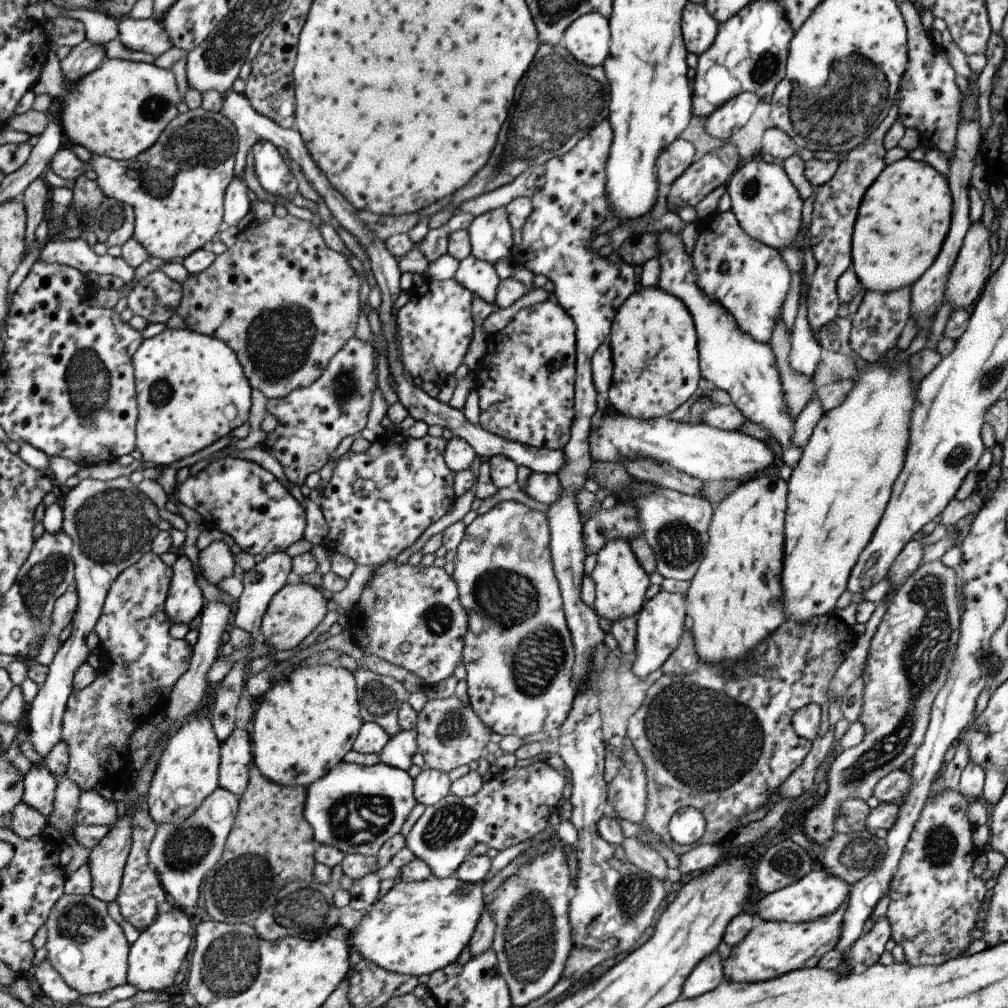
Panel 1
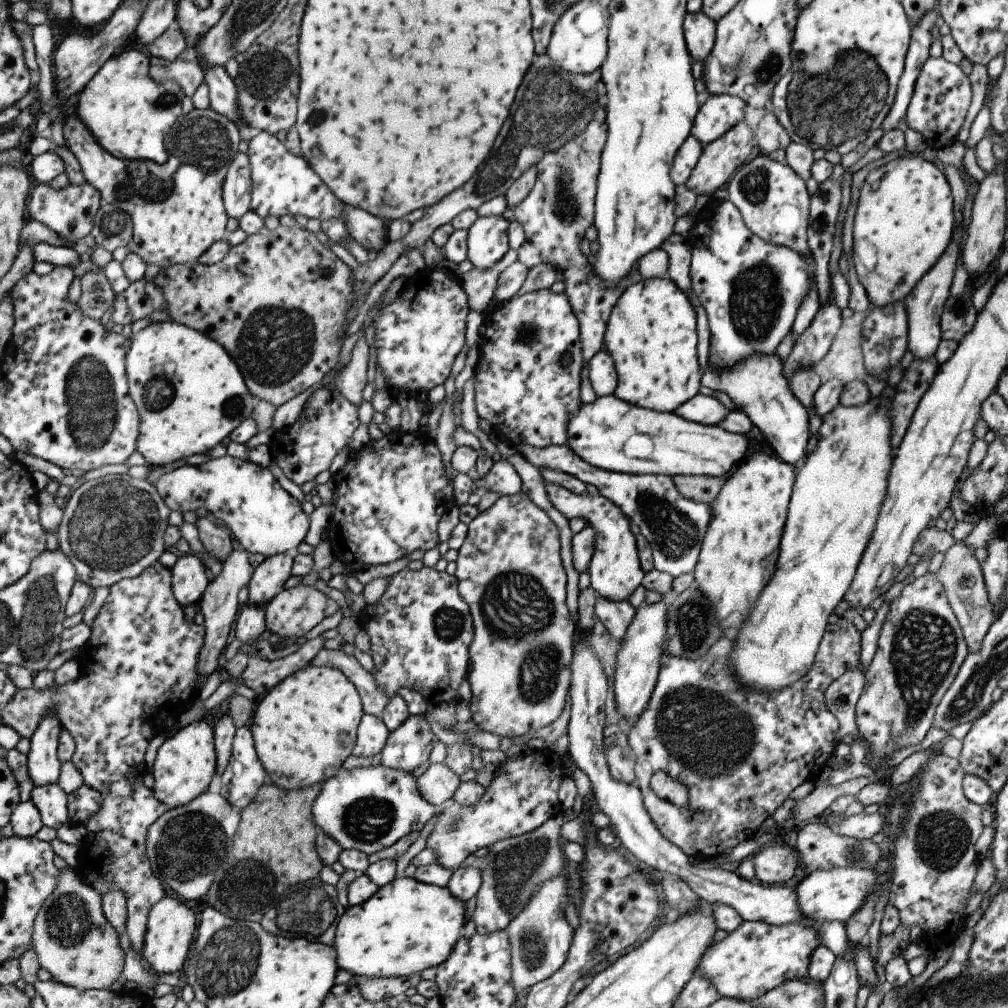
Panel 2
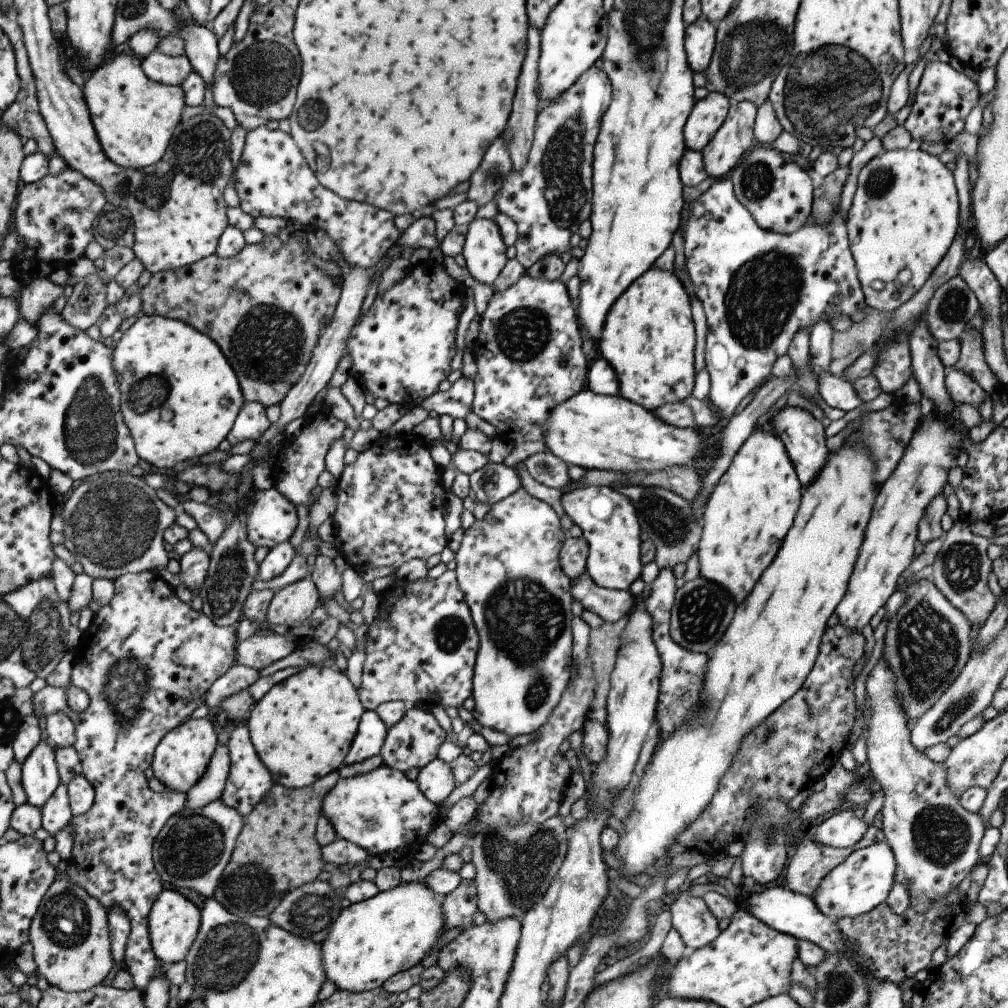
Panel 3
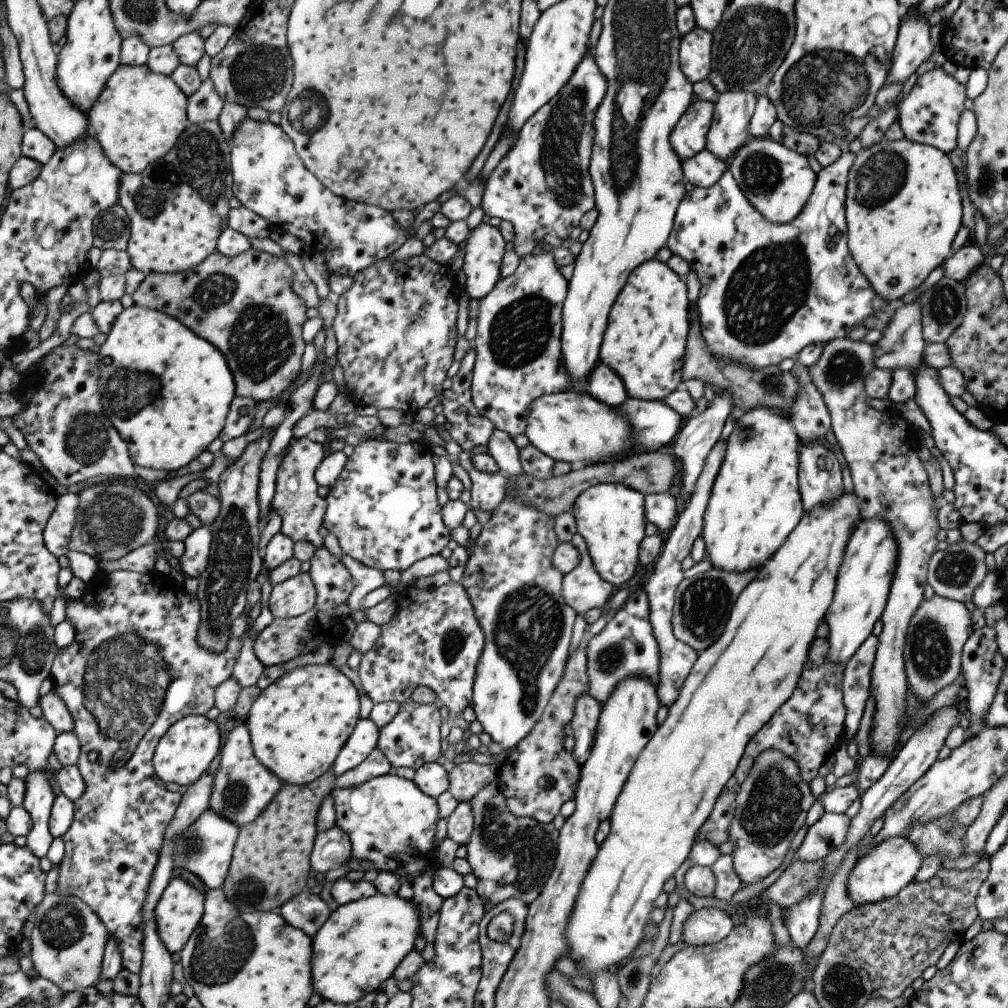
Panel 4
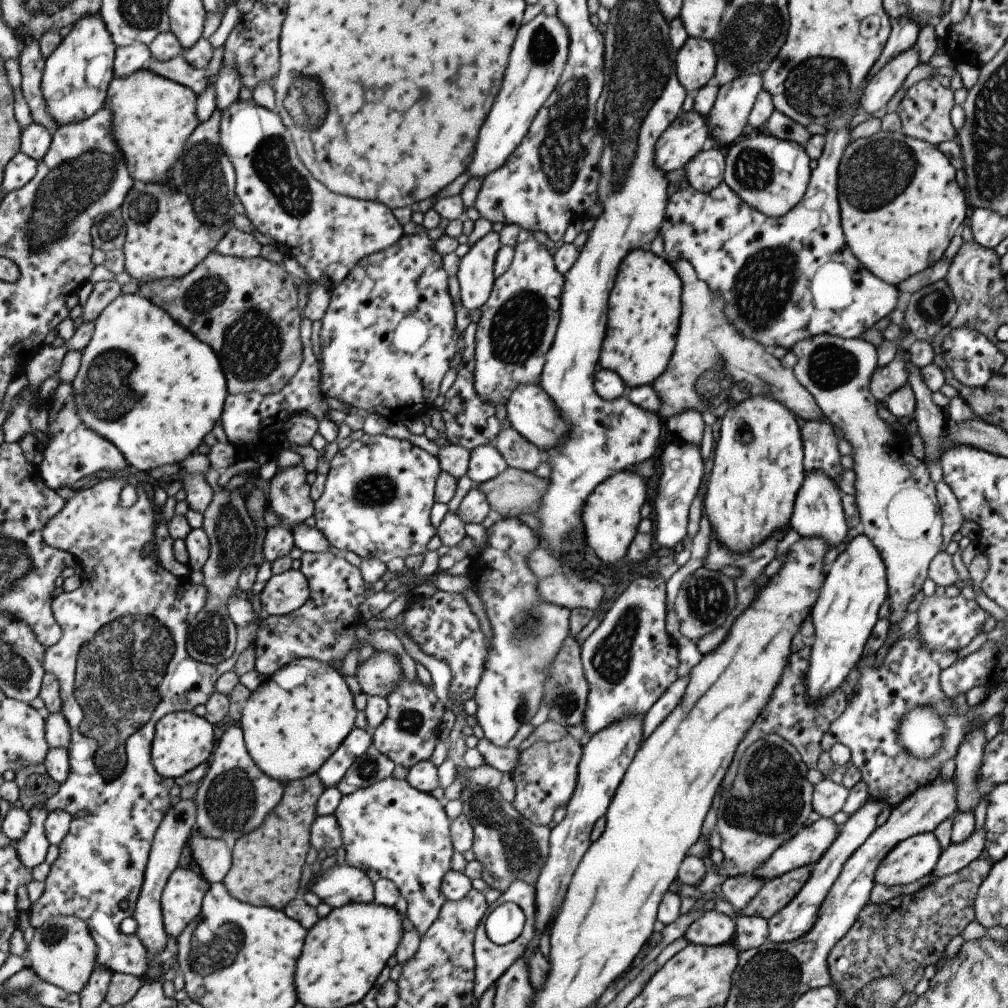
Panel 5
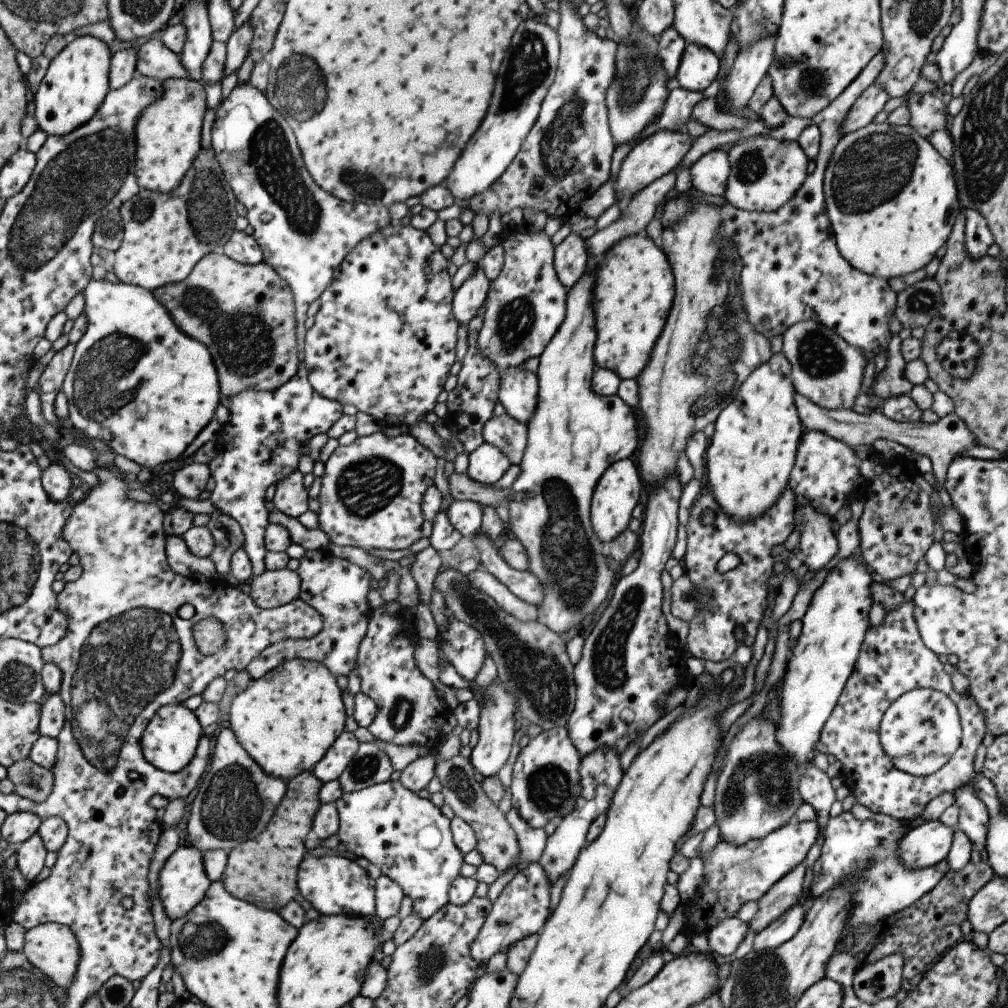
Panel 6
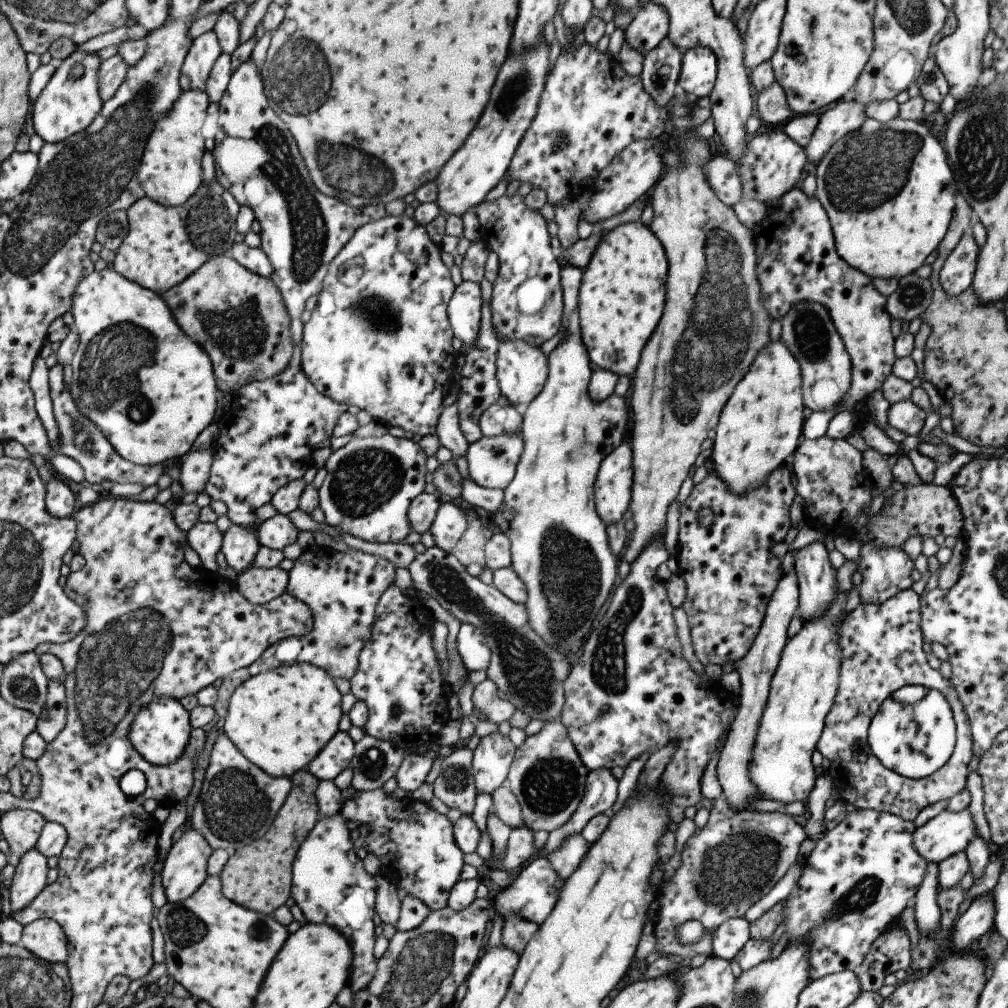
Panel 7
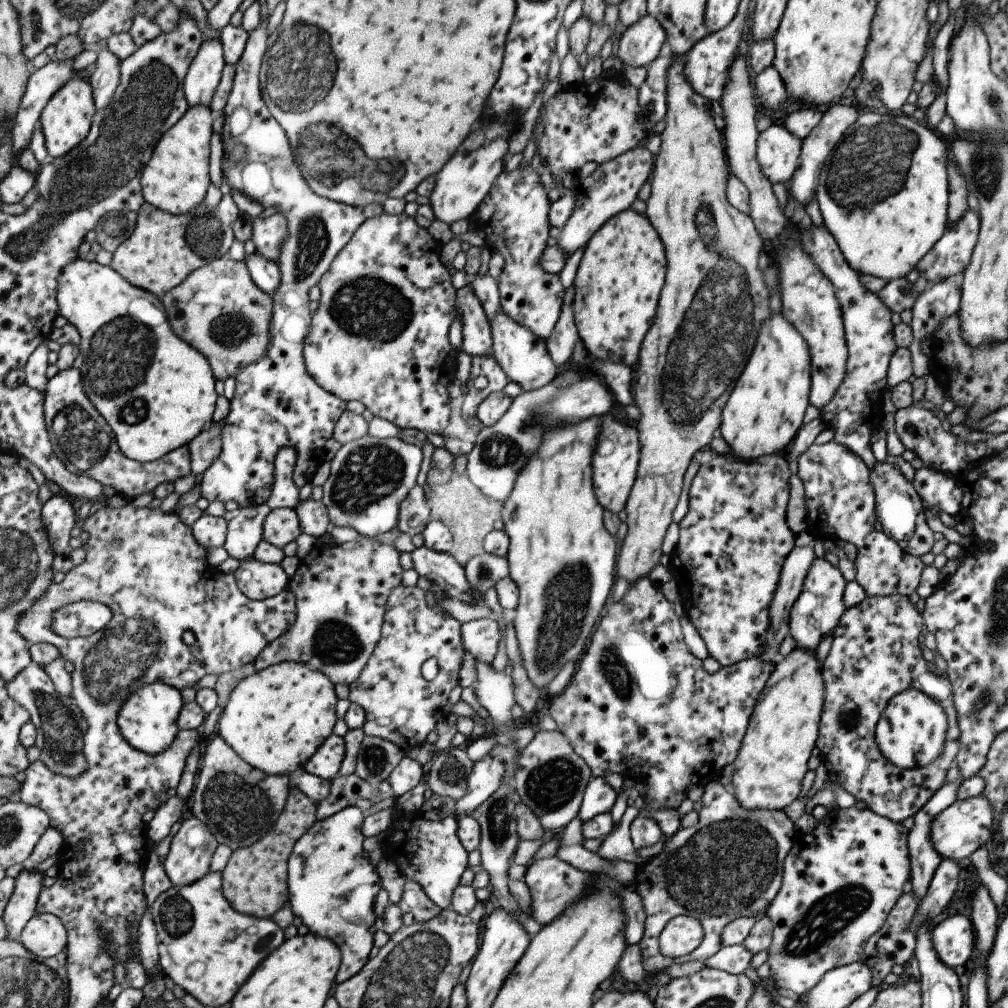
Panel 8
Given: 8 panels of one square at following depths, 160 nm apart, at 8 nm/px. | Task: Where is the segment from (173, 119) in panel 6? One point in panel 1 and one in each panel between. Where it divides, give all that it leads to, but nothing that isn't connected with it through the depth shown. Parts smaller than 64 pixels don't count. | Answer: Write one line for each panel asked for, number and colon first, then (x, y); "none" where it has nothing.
1: (121, 109)
2: (130, 113)
3: (135, 117)
4: (141, 115)
5: (153, 116)

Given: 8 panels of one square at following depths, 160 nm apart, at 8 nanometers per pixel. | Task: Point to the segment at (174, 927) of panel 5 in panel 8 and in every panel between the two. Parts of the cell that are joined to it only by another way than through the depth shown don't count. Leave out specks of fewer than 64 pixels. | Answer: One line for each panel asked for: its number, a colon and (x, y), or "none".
6: (184, 882)
7: (185, 870)
8: (192, 851)

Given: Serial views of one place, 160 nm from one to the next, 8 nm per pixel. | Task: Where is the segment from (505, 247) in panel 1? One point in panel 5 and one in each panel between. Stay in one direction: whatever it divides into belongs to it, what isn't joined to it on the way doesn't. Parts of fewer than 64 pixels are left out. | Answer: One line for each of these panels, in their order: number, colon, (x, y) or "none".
2: (486, 242)
3: (483, 251)
4: (483, 250)
5: (474, 276)

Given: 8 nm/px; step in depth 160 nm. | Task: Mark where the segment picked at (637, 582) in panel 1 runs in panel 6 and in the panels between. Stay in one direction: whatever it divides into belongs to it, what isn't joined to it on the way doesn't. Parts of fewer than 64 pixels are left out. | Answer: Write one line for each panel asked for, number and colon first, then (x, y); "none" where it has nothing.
2: (614, 572)
3: (607, 520)
4: (610, 517)
5: (609, 516)
6: (617, 491)

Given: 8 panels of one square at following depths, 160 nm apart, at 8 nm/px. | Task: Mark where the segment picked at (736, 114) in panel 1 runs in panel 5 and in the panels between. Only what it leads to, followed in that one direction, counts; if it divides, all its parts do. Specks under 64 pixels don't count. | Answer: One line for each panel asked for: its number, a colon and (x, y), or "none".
2: (717, 114)
3: (707, 114)
4: (688, 137)
5: (686, 135)

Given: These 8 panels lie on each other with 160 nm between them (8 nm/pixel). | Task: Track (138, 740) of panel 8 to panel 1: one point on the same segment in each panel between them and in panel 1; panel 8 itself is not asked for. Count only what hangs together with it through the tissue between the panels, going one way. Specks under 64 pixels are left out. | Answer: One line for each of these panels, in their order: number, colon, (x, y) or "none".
1: (188, 773)
2: (186, 763)
3: (183, 757)
4: (184, 754)
5: (183, 741)
6: (171, 741)
7: (160, 732)

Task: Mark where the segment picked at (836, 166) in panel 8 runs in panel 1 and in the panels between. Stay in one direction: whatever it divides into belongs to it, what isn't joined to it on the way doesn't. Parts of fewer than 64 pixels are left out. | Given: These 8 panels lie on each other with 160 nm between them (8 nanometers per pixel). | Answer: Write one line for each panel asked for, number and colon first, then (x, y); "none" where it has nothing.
1: (903, 217)
2: (903, 220)
3: (903, 216)
4: (902, 208)
5: (899, 205)
6: (891, 200)
7: (887, 189)

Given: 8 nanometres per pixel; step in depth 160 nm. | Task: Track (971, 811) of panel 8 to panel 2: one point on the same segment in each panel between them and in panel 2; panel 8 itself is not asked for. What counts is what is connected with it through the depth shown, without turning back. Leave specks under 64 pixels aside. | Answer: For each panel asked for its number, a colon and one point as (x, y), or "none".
2: (835, 894)
3: (862, 881)
4: (886, 868)
5: (916, 856)
6: (926, 844)
7: (947, 833)

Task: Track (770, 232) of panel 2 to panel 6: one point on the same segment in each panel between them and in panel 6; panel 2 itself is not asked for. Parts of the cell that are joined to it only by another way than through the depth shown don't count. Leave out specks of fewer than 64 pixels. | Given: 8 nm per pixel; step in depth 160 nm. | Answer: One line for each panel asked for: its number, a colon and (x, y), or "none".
3: (777, 194)
4: (777, 182)
5: (768, 174)
6: (764, 173)

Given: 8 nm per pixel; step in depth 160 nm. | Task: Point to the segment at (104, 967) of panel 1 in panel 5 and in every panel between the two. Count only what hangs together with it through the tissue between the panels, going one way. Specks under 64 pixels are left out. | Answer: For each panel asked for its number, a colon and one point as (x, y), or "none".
2: (76, 943)
3: (71, 935)
4: (69, 939)
5: (63, 951)

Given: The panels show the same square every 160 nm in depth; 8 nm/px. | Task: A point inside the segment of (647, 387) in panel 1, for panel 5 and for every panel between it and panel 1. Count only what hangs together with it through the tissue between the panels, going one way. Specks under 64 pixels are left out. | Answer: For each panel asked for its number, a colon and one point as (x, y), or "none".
2: (650, 335)
3: (647, 337)
4: (644, 342)
5: (644, 304)

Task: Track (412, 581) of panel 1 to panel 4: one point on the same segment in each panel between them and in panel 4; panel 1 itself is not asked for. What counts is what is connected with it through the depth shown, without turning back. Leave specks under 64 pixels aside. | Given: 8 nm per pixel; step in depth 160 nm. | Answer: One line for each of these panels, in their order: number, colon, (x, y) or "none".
2: (420, 630)
3: (421, 646)
4: (433, 639)

